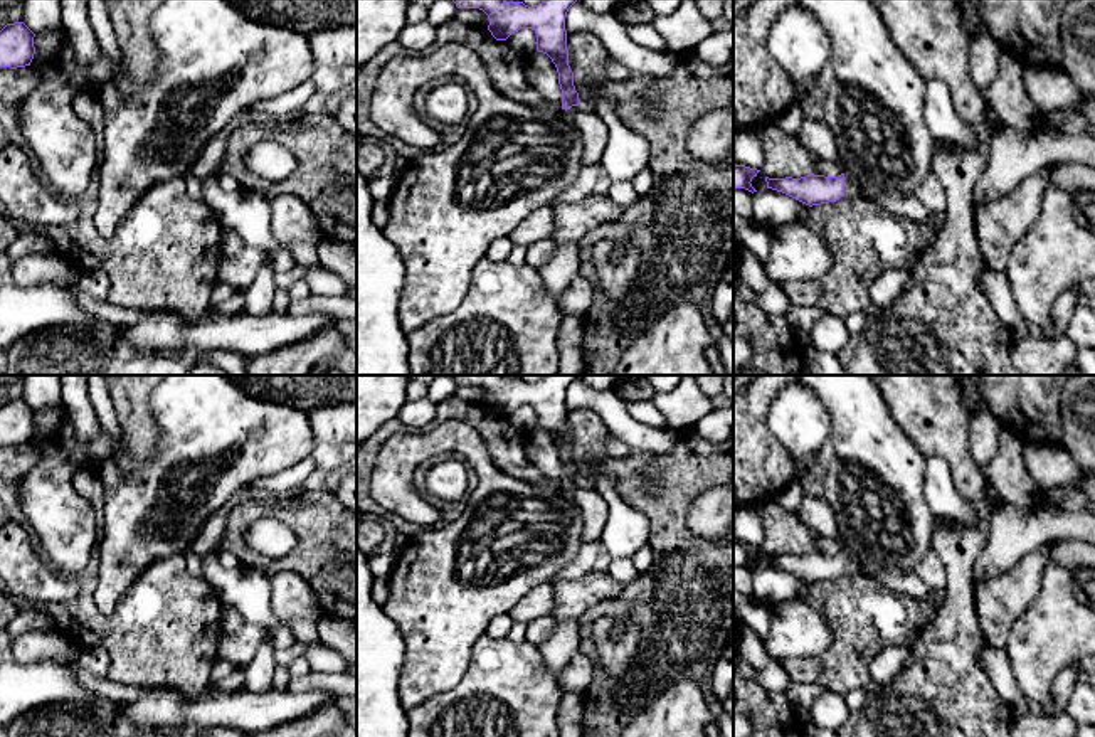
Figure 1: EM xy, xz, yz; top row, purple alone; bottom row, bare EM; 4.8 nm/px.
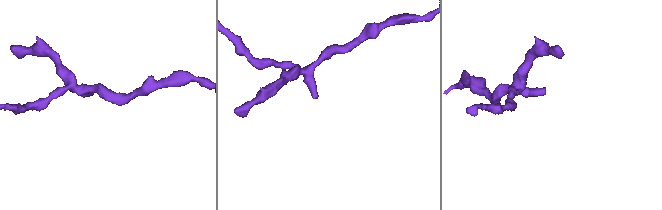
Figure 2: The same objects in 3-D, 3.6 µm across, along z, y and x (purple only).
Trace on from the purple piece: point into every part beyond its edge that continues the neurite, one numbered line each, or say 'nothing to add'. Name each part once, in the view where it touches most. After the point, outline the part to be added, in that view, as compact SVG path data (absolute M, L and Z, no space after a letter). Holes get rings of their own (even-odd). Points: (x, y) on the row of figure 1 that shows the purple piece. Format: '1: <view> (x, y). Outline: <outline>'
1: yz (909, 207). Outline: M844 173L844 195L863 195L891 215L925 224L928 212L915 195L868 195L860 182Z

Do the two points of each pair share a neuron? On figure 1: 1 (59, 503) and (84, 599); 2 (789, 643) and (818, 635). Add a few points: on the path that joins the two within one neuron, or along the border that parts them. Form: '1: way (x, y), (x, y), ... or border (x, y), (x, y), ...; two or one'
1: border (91, 554), (86, 566), (76, 576); two
2: way (796, 636), (811, 635); one

